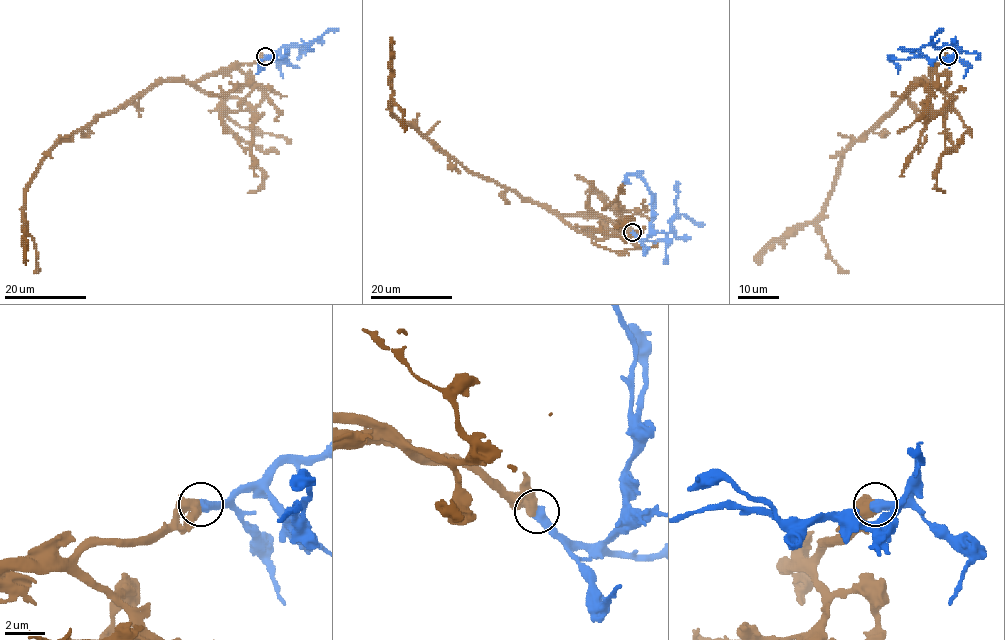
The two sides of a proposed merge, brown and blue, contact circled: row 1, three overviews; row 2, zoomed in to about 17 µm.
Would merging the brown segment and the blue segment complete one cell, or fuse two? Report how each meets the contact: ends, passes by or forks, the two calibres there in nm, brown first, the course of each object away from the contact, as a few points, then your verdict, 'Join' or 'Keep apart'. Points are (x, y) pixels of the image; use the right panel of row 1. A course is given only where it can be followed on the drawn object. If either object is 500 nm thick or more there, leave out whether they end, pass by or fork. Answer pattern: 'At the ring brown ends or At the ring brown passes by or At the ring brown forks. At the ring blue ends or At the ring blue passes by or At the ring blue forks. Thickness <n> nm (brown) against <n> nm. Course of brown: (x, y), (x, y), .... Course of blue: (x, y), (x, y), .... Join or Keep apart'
Thickness 460 nm (brown) against 500 nm. Course of brown: (948, 55), (933, 69), (930, 82), (917, 82), (844, 154), (824, 210), (787, 230), (763, 253), (759, 265). Course of blue: (948, 55), (956, 53), (947, 60), (891, 59), (897, 67), (897, 74). Join

